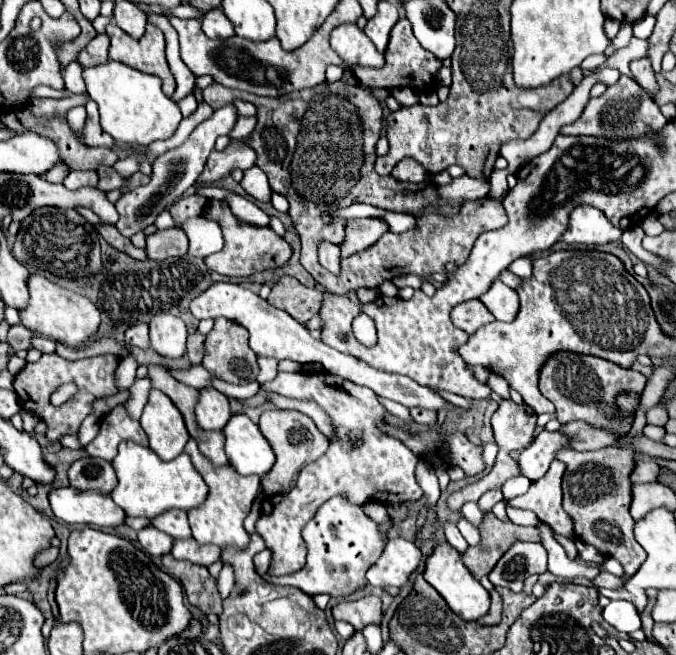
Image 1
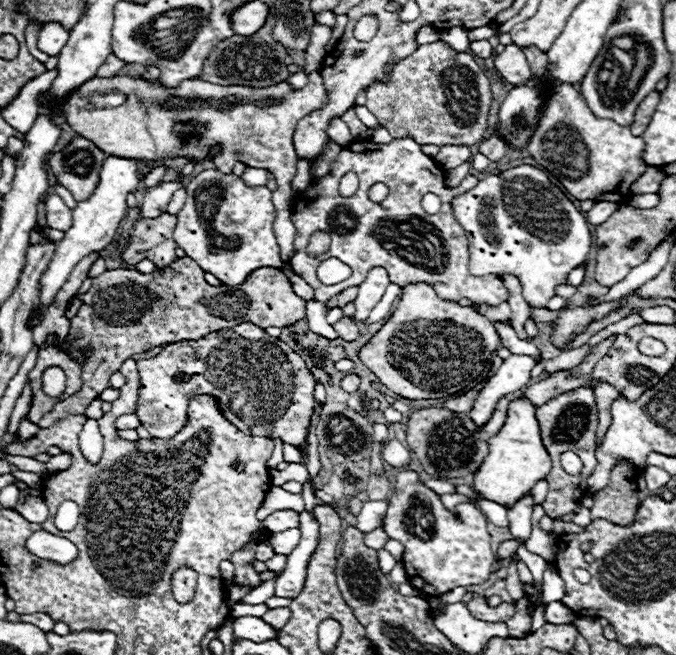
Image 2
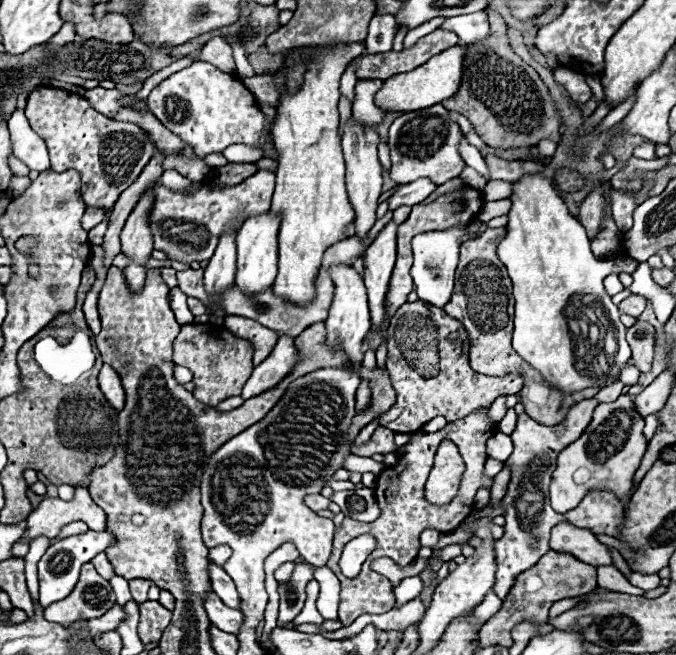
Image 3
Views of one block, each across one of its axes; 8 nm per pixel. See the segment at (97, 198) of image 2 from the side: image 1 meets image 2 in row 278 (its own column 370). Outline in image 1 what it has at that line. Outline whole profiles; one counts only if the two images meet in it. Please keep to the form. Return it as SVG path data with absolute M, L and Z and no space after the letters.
M342 24L332 30L330 46L346 60L348 66L360 64L378 68L384 62L384 56L374 48L370 38L358 28L358 24Z

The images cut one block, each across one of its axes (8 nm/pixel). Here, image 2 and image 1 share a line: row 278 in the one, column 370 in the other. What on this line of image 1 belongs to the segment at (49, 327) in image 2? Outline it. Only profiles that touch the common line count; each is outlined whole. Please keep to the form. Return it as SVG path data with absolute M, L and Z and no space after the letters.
M402 18L394 26L394 30L390 32L390 42L388 42L388 48L384 52L384 58L386 58L386 64L382 68L354 66L352 68L354 76L360 82L364 82L368 86L376 86L376 88L392 90L392 88L400 88L400 86L410 86L410 88L416 88L418 92L426 92L426 90L434 88L434 74L442 66L442 62L438 62L430 52L426 52L426 50L422 50L422 46L418 46L418 40L412 34L412 26L406 18Z

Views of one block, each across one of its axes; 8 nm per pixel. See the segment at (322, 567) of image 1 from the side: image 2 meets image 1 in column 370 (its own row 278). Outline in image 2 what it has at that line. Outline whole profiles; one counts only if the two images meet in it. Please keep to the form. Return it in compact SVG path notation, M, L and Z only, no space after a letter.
M514 166L506 172L488 176L480 180L472 190L456 196L452 200L452 214L462 224L470 260L468 268L474 276L486 274L514 274L522 282L522 296L530 306L546 306L546 302L554 296L554 288L558 284L566 284L566 276L574 266L586 262L586 254L592 244L590 228L580 210L568 200L568 196L548 180L548 176L536 166Z

